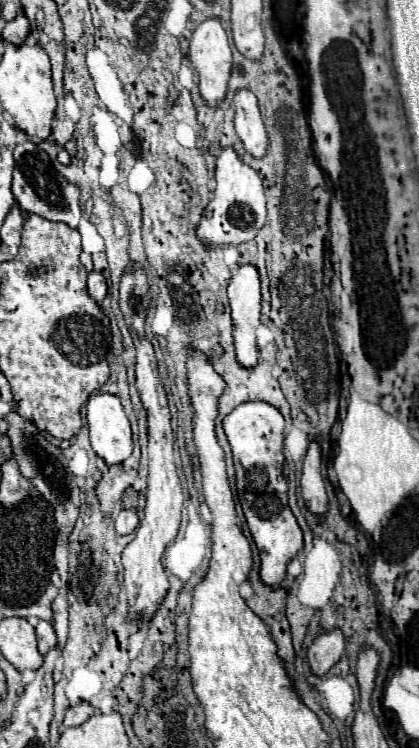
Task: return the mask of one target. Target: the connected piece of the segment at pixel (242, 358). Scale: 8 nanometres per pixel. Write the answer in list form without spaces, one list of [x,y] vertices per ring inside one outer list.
[[[240,265],[228,285],[232,307],[234,351],[236,361],[244,369],[254,369],[258,363],[256,327],[260,325],[260,281],[252,265]]]

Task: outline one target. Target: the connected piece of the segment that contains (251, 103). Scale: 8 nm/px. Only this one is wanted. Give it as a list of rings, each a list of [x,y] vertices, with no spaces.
[[[242,89],[234,97],[234,105],[236,105],[234,125],[238,137],[242,139],[246,151],[254,159],[262,159],[268,151],[268,135],[258,111],[256,97],[248,89]]]

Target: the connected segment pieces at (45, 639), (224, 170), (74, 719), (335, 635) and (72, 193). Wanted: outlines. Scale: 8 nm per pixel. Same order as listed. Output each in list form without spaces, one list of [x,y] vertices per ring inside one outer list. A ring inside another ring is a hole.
[[[38,621],[38,625],[36,625],[36,639],[38,639],[38,651],[42,655],[48,653],[48,649],[52,649],[56,645],[56,633],[54,633],[52,625],[46,623],[46,621]]]
[[[224,149],[216,161],[214,197],[202,211],[200,223],[196,227],[198,239],[208,249],[216,245],[240,245],[252,241],[258,229],[264,225],[264,221],[266,221],[266,199],[260,177],[256,175],[254,169],[250,169],[240,161],[236,151]]]
[[[80,703],[76,707],[70,707],[64,715],[64,725],[66,727],[76,727],[76,725],[82,725],[88,717],[92,715],[92,707],[86,705],[86,703]]]
[[[332,629],[324,635],[318,635],[314,643],[308,647],[308,663],[310,671],[316,677],[326,675],[344,653],[344,635],[338,629]]]
[[[24,141],[16,145],[14,149],[16,169],[14,169],[14,181],[12,181],[12,193],[18,199],[20,207],[26,213],[40,215],[54,223],[64,223],[70,229],[78,227],[78,221],[82,217],[80,211],[80,189],[74,183],[68,183],[54,167],[46,151],[42,151],[36,143]]]

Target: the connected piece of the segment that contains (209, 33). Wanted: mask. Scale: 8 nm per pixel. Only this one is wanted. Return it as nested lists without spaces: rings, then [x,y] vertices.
[[[208,19],[198,25],[190,43],[190,61],[200,75],[200,95],[208,107],[218,107],[228,91],[228,79],[232,73],[232,51],[228,45],[228,37],[218,19]]]

